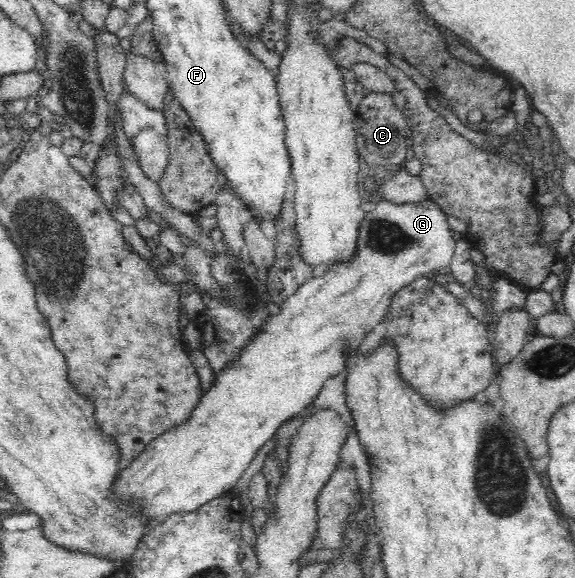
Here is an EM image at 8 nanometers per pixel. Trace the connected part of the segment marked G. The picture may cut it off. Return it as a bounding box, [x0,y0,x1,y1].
[109,198,457,530]

